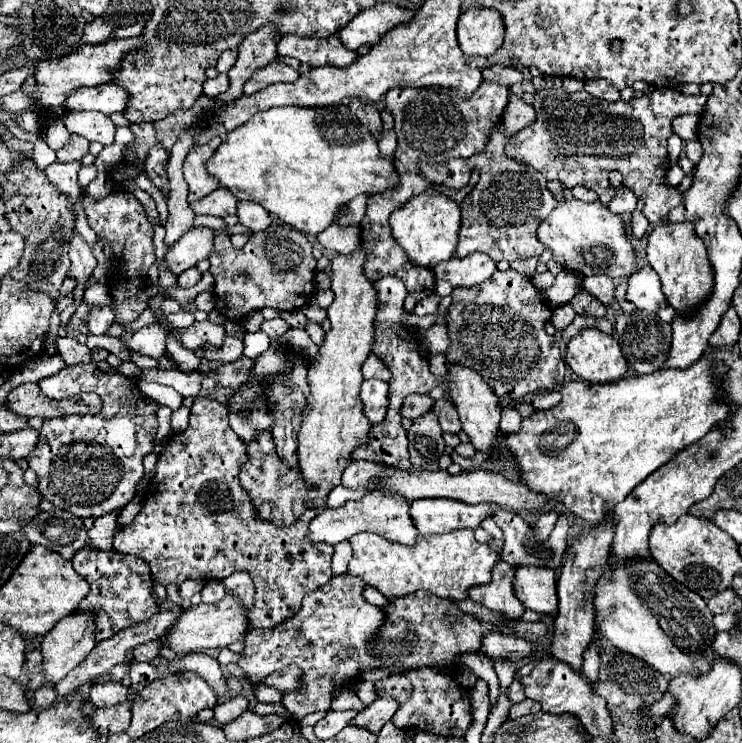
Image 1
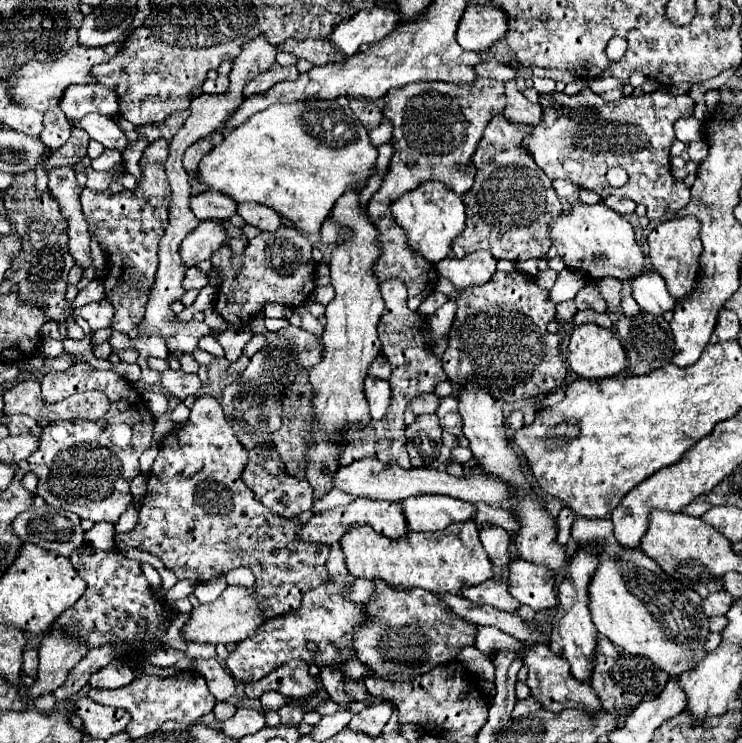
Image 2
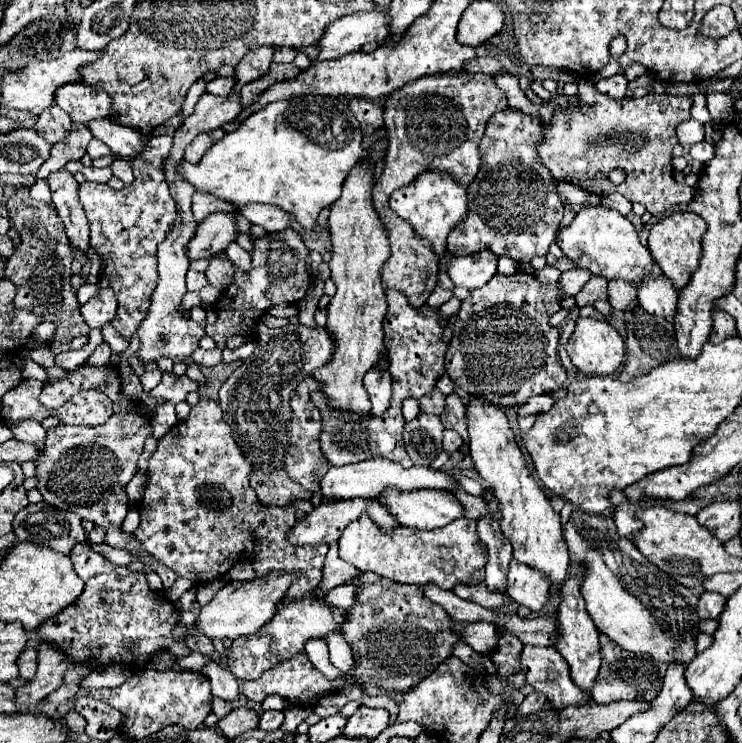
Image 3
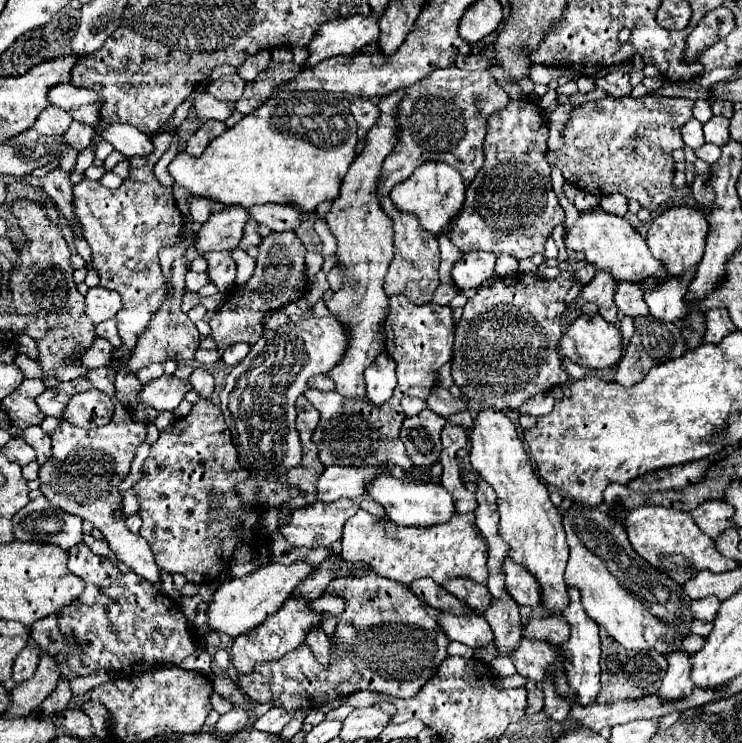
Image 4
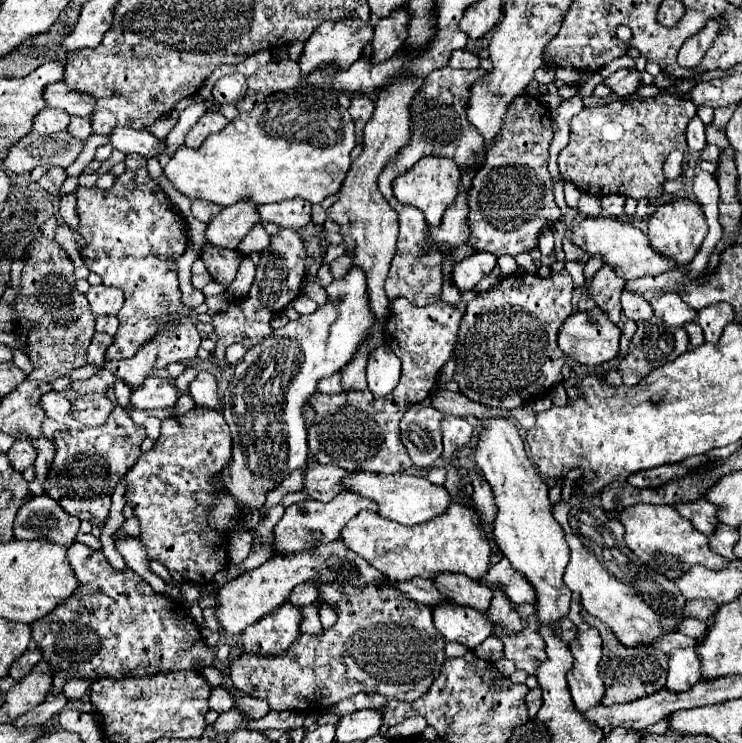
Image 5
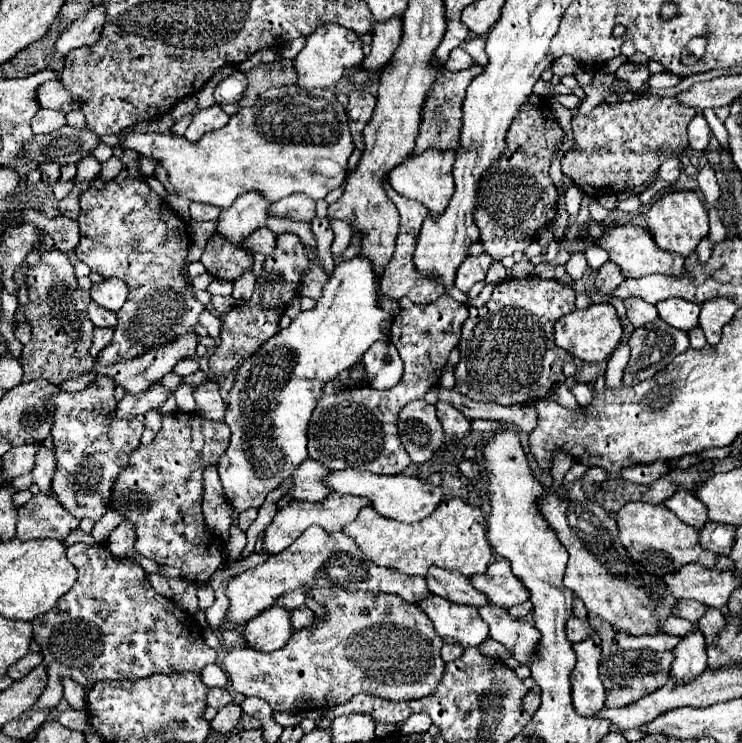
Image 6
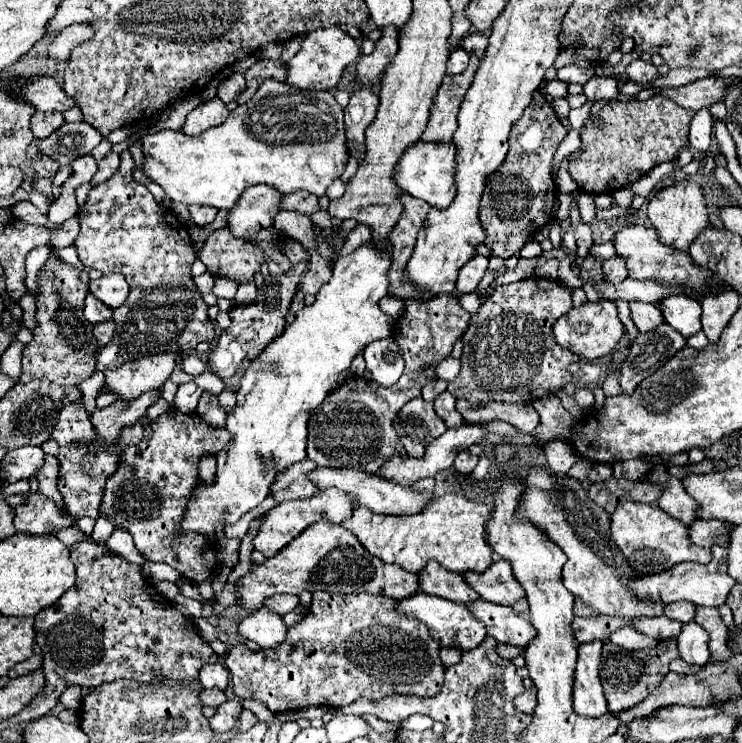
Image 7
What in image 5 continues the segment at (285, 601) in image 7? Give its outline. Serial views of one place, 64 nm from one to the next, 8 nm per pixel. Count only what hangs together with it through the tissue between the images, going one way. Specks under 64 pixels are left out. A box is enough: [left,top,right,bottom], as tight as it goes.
[290,584,318,606]

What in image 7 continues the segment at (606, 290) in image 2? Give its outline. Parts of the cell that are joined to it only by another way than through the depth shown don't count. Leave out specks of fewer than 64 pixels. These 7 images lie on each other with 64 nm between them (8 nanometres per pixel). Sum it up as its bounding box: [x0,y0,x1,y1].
[630,300,664,332]

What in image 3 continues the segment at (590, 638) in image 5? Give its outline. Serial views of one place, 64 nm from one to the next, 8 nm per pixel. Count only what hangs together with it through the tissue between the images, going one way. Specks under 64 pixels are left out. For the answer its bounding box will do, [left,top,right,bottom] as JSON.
[554,572,600,692]

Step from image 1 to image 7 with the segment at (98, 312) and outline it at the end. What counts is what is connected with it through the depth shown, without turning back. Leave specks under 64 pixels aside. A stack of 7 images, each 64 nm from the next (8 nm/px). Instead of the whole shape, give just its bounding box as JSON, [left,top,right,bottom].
[90,274,128,310]

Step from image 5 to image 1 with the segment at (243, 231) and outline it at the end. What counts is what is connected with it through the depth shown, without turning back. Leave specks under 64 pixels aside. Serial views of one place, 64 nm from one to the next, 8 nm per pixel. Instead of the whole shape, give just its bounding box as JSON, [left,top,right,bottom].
[164,228,214,276]

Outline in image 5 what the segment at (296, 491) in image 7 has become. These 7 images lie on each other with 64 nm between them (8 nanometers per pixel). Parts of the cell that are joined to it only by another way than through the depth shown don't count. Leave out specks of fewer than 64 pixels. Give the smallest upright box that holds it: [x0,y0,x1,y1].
[304,462,350,502]

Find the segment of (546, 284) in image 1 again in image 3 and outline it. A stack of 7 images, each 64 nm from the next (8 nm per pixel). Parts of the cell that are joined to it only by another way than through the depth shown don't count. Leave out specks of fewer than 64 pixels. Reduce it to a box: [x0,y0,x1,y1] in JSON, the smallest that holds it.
[536,265,561,284]

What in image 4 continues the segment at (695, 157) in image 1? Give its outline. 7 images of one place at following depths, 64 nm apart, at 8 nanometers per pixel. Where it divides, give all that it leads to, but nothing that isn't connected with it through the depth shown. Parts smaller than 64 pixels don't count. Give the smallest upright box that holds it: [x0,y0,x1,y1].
[694,144,720,164]

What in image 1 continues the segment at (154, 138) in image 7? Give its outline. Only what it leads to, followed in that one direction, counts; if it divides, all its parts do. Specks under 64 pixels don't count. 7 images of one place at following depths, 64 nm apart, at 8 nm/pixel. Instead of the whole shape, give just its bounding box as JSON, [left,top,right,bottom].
[64,104,398,234]

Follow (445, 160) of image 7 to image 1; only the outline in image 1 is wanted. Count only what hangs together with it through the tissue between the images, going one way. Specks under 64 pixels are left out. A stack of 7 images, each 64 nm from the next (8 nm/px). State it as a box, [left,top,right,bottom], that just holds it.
[390,192,460,268]

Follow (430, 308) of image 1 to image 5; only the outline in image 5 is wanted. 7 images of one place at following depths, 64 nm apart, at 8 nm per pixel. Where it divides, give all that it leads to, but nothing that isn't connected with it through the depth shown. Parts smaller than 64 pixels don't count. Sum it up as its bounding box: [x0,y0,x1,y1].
[440,280,460,304]

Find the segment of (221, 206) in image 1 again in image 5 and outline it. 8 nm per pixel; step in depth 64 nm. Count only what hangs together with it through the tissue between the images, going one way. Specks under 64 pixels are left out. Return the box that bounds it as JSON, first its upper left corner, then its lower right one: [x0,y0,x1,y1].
[192,200,222,222]

